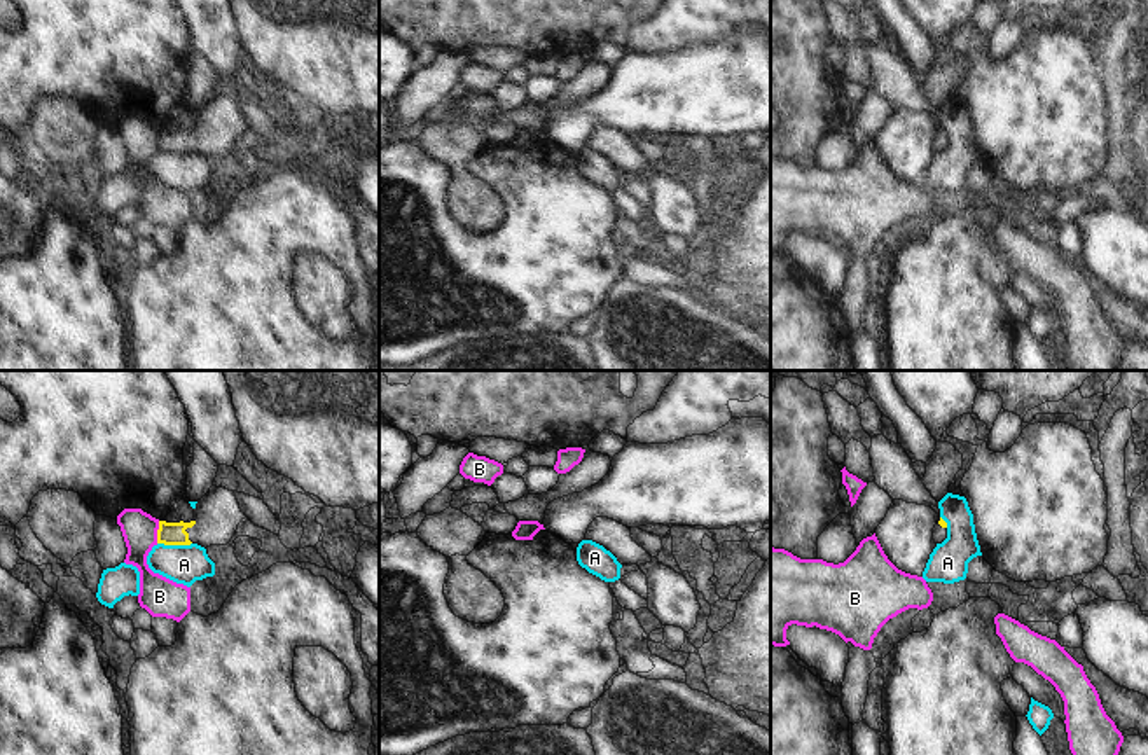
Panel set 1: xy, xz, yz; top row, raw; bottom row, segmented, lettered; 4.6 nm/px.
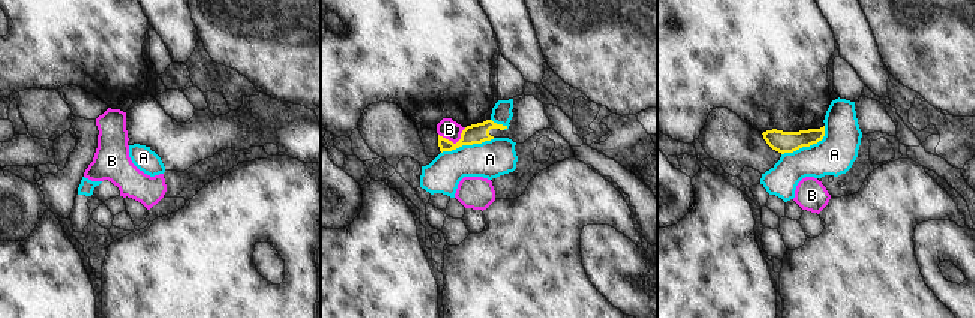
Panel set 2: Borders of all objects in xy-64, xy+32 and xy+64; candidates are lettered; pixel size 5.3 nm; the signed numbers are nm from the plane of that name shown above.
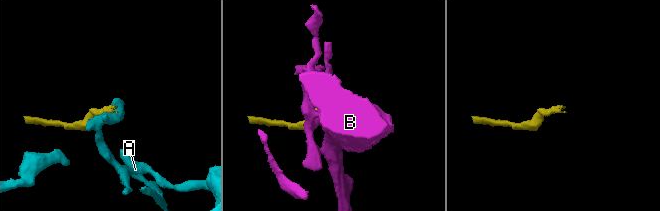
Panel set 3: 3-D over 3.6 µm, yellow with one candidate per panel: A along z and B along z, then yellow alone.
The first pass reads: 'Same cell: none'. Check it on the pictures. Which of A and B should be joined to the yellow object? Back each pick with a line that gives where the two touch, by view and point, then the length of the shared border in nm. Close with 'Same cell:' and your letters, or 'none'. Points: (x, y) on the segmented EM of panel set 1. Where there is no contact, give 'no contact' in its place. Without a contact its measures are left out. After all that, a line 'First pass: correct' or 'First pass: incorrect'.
Same cell: none
First pass: correct

